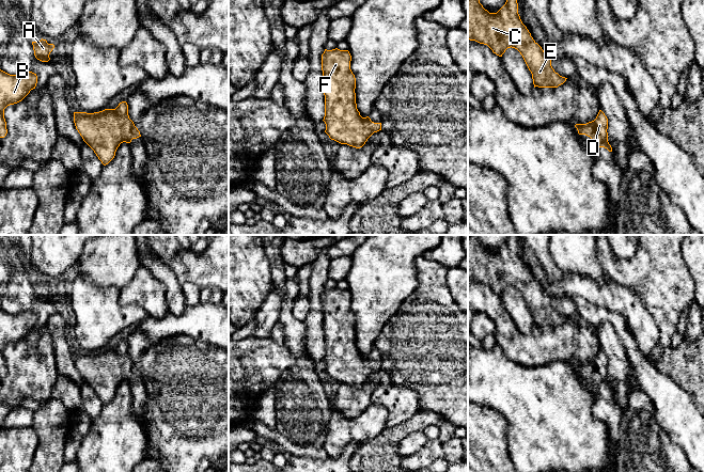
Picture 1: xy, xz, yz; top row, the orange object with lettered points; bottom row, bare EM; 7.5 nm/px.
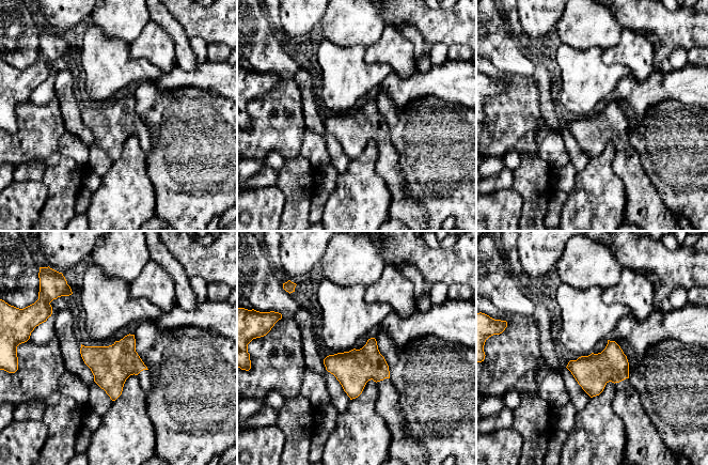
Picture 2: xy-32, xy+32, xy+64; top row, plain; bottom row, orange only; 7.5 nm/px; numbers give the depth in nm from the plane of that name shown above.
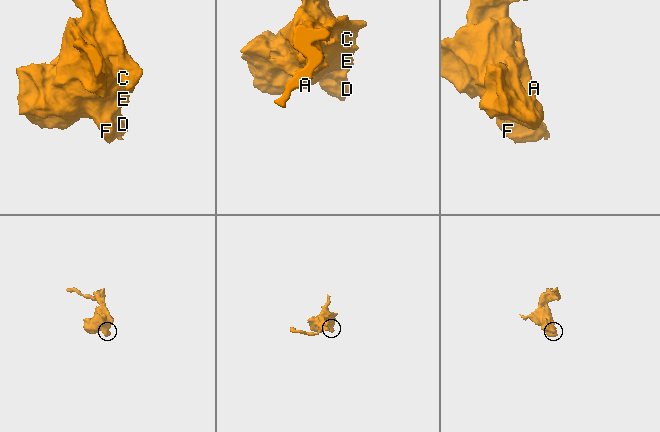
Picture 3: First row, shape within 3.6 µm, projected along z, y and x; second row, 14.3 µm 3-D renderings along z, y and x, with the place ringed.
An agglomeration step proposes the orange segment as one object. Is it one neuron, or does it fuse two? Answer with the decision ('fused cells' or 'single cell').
single cell

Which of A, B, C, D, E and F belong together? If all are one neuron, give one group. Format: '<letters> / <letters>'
A B C D E F

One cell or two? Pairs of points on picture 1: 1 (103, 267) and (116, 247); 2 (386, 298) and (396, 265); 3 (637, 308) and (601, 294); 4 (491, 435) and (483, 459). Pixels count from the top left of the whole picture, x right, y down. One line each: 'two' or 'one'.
1: one
2: one
3: one
4: one

